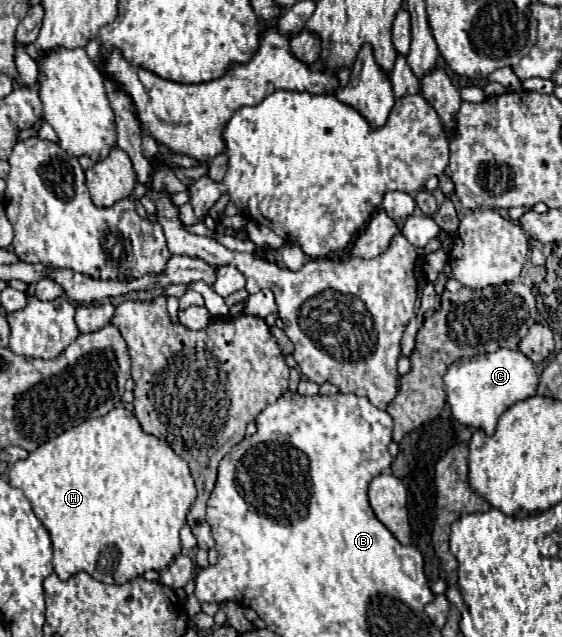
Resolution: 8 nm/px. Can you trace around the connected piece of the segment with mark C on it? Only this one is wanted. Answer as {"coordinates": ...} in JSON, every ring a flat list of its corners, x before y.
{"coordinates":[[499,349,483,357,459,359,445,373,447,403,451,407,453,417,461,425,483,429,487,435,495,433,497,419,511,405,529,399,537,393,537,383,539,377,535,365,521,351,511,351,511,349]]}

